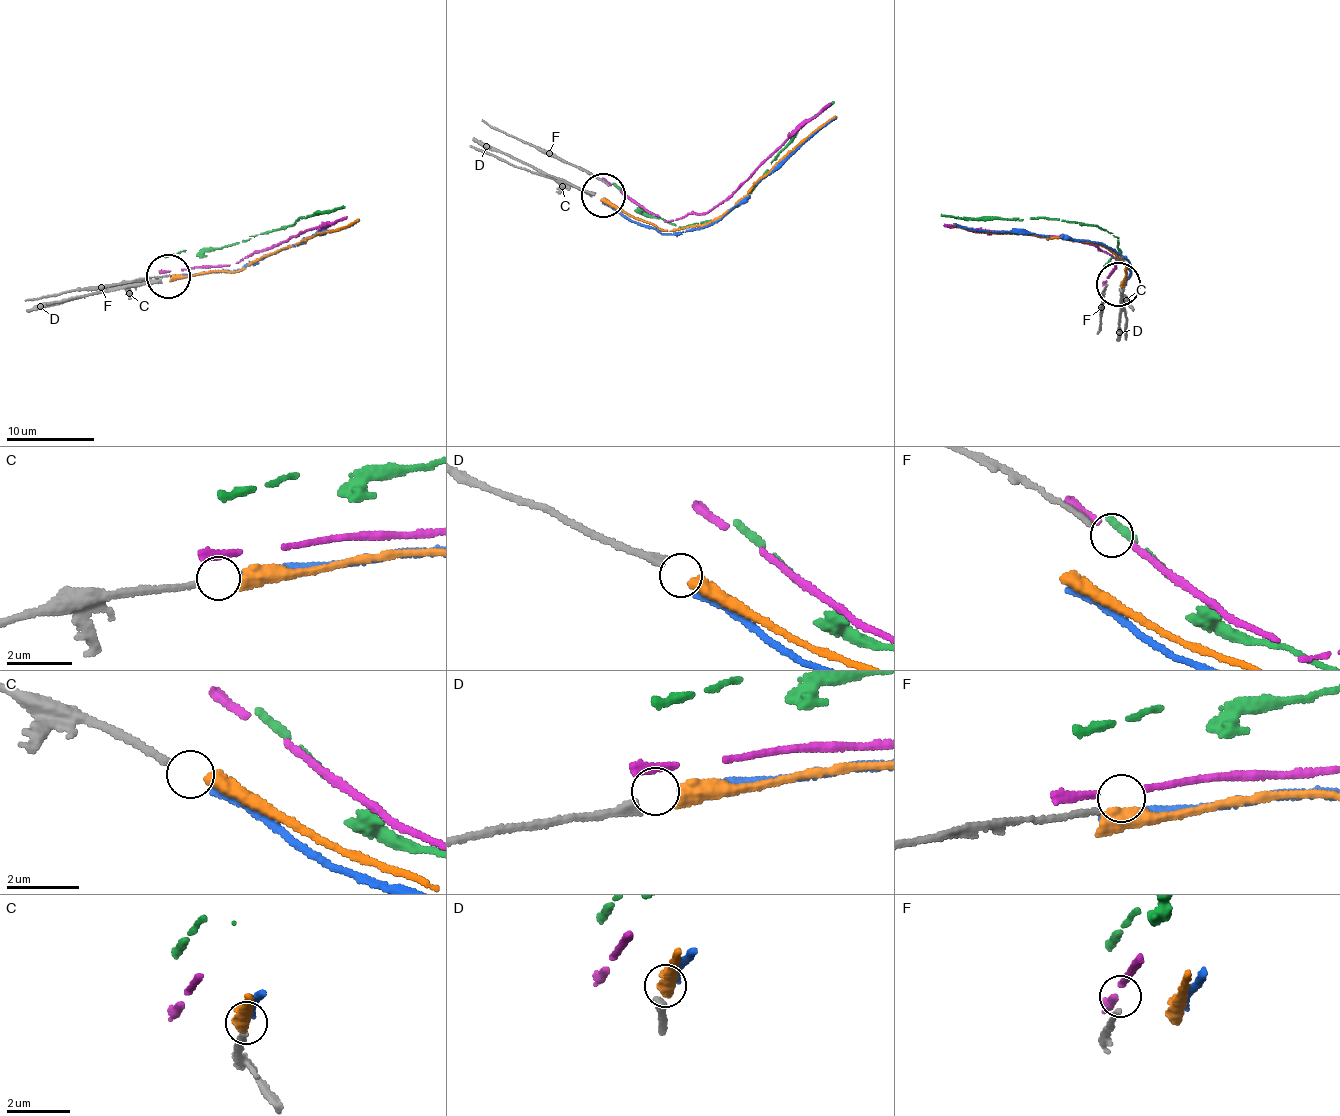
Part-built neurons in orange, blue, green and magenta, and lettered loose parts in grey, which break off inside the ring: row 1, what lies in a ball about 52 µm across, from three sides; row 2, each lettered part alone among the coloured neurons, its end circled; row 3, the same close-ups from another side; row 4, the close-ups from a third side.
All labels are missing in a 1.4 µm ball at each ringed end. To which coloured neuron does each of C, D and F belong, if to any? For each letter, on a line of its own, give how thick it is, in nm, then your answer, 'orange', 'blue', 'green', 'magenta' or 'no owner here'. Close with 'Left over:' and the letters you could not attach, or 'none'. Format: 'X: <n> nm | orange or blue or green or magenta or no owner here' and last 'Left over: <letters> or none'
C: 190 nm | blue
D: 280 nm | orange
F: 160 nm | no owner here
Left over: F

